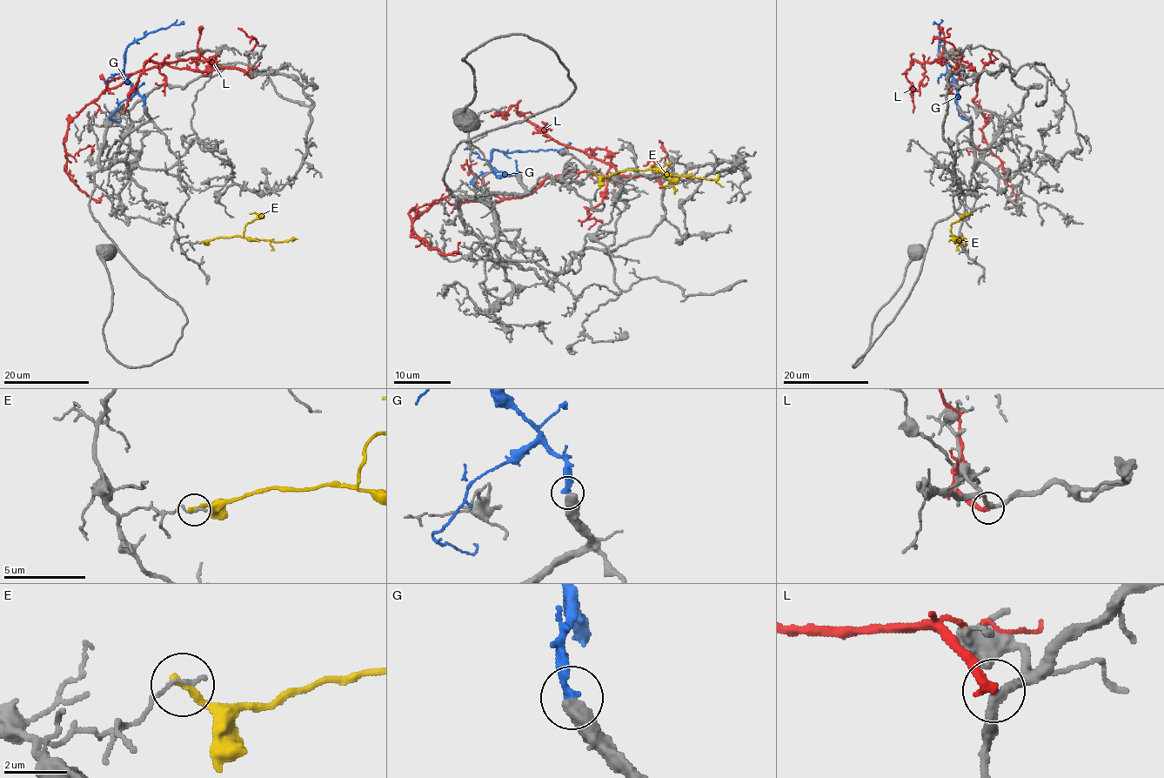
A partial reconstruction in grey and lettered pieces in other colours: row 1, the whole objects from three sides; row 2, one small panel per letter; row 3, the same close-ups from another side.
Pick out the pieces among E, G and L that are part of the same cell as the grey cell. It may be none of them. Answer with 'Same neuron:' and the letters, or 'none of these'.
Same neuron: none of these

